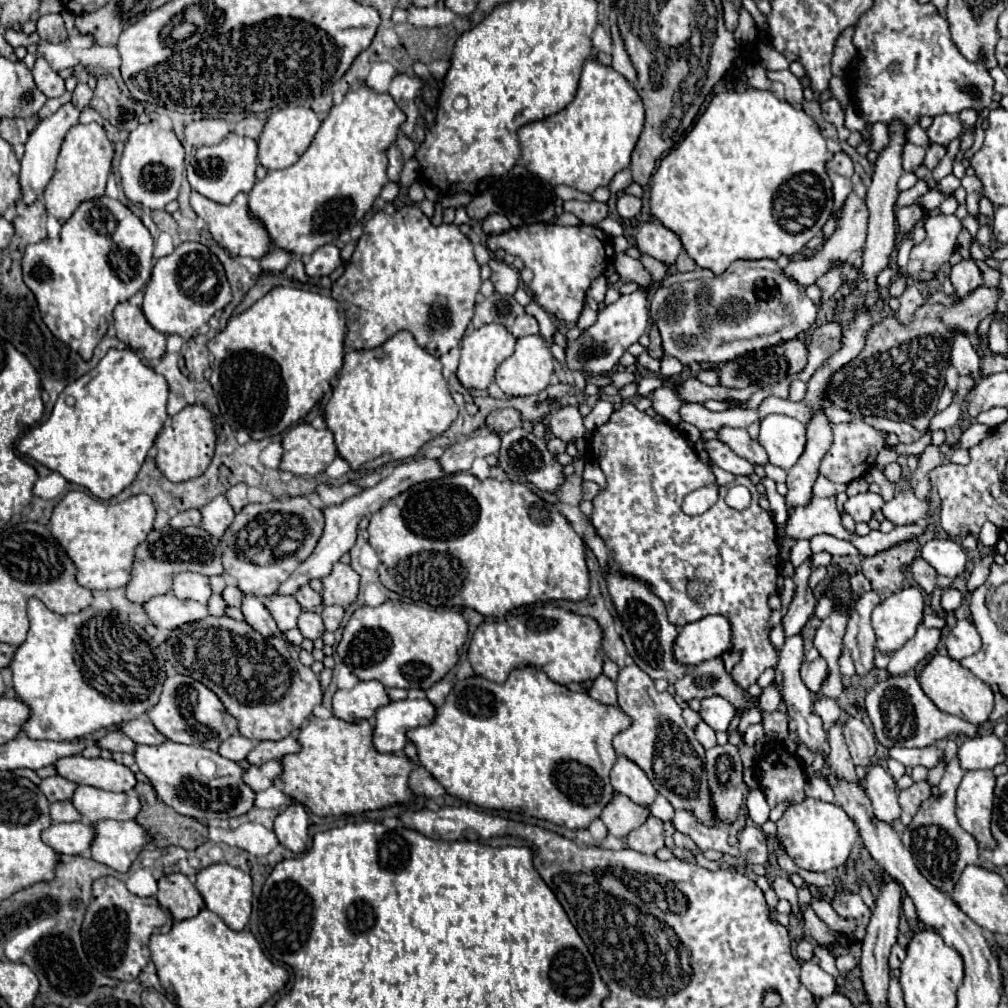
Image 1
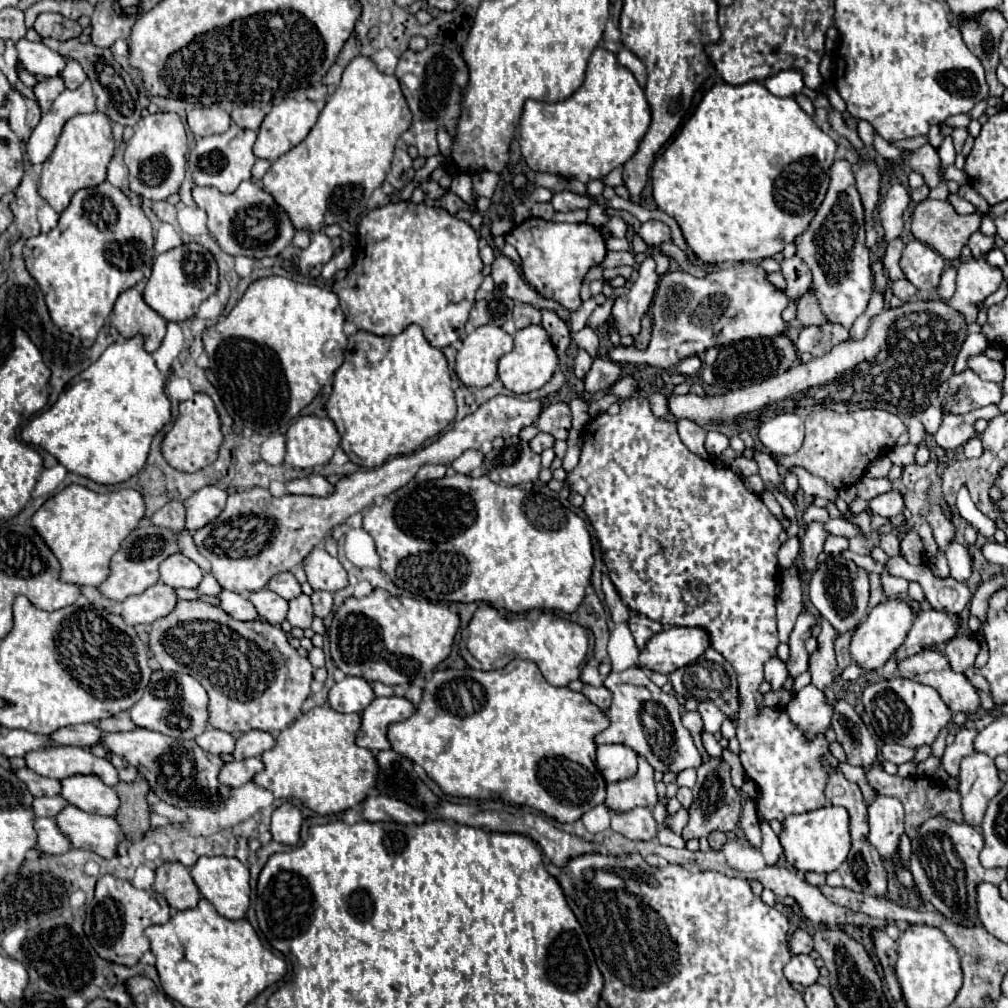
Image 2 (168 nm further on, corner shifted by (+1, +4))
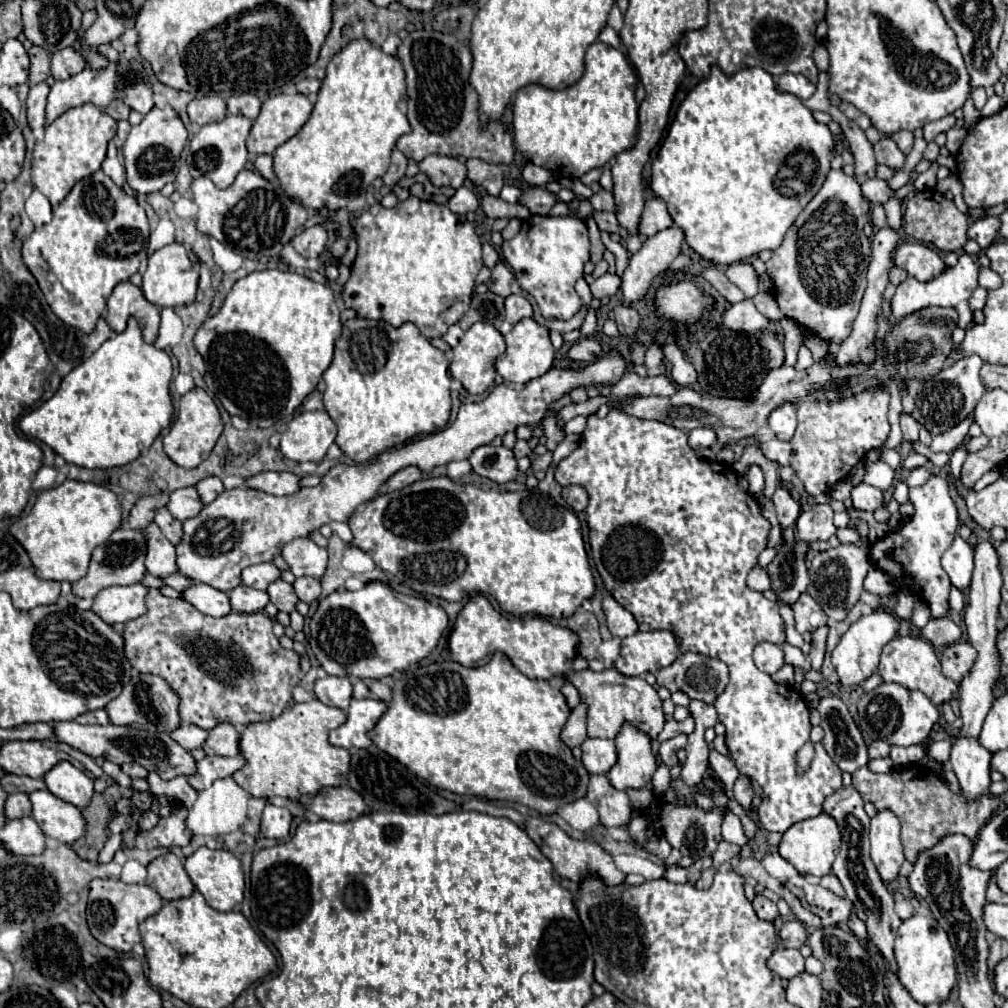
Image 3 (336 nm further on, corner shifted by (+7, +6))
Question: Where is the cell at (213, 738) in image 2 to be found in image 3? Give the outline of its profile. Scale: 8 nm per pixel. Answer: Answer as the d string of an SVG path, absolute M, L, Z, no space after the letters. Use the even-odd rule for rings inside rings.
M181 723L175 731L169 733L169 737L175 743L179 743L183 749L195 749L195 747L203 745L203 741L207 739L207 731L199 729L197 725L185 725L185 723Z

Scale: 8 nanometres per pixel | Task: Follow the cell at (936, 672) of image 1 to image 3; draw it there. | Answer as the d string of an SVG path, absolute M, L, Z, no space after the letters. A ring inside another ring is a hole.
M895 637L891 639L881 653L879 663L879 675L885 683L897 683L911 691L921 691L925 697L929 697L935 705L941 705L943 701L953 699L953 691L957 689L957 683L943 677L941 663L933 651L933 645L929 641L923 641L919 637Z

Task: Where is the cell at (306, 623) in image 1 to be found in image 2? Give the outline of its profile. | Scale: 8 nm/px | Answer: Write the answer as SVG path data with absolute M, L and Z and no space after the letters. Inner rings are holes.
M299 595L297 599L289 601L287 621L293 627L301 627L301 629L309 629L311 627L311 621L313 621L313 605L311 605L311 599L307 595Z

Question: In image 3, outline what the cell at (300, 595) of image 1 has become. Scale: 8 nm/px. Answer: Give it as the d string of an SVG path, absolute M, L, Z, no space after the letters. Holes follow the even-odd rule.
M273 563L251 565L251 567L245 567L241 573L243 585L253 587L253 589L261 589L261 591L265 591L267 585L275 579L279 579L279 569Z

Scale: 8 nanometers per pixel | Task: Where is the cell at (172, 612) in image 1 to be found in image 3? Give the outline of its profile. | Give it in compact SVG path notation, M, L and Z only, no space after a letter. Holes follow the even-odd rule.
M141 583L129 587L105 587L95 595L91 611L109 625L127 623L147 611L145 595L147 587Z

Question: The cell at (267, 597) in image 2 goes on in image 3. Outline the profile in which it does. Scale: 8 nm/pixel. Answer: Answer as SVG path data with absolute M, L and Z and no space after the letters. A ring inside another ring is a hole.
M237 585L235 589L231 589L229 593L229 603L233 611L239 613L255 613L255 611L263 611L265 605L269 603L269 597L265 591L247 587L247 585Z

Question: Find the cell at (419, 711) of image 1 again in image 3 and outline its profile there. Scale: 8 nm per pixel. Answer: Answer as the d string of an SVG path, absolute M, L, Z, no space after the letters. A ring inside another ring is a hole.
M351 699L347 721L329 733L329 743L343 749L367 749L367 745L371 745L367 731L375 727L375 721L379 721L383 709L387 709L387 705L379 699Z

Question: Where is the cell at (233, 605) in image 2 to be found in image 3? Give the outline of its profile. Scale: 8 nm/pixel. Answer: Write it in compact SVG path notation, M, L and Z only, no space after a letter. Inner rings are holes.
M193 583L181 593L181 599L191 603L197 611L211 615L211 617L223 617L231 611L231 605L227 605L227 593L211 589L203 583Z

